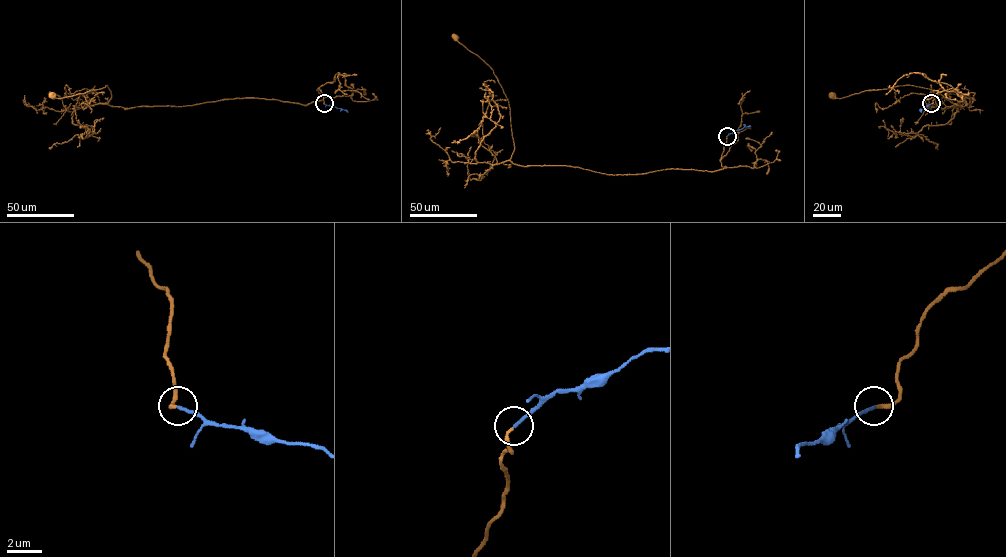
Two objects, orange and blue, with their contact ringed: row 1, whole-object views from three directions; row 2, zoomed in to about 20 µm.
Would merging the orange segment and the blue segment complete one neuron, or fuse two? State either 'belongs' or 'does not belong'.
belongs

